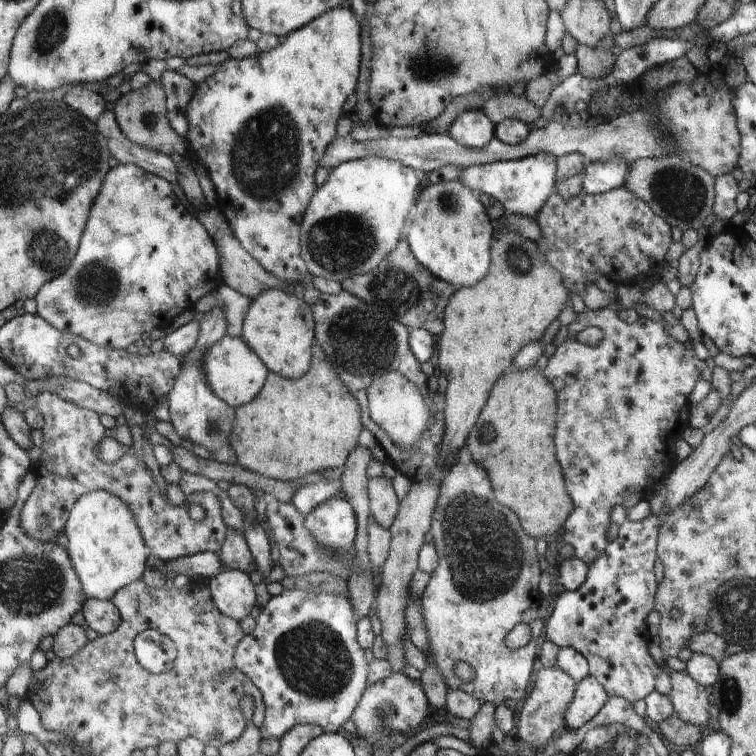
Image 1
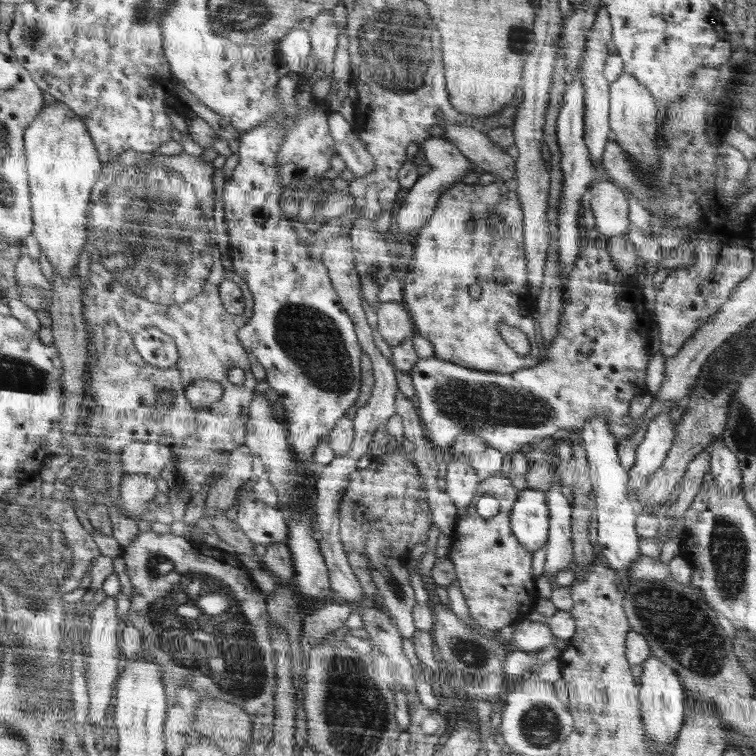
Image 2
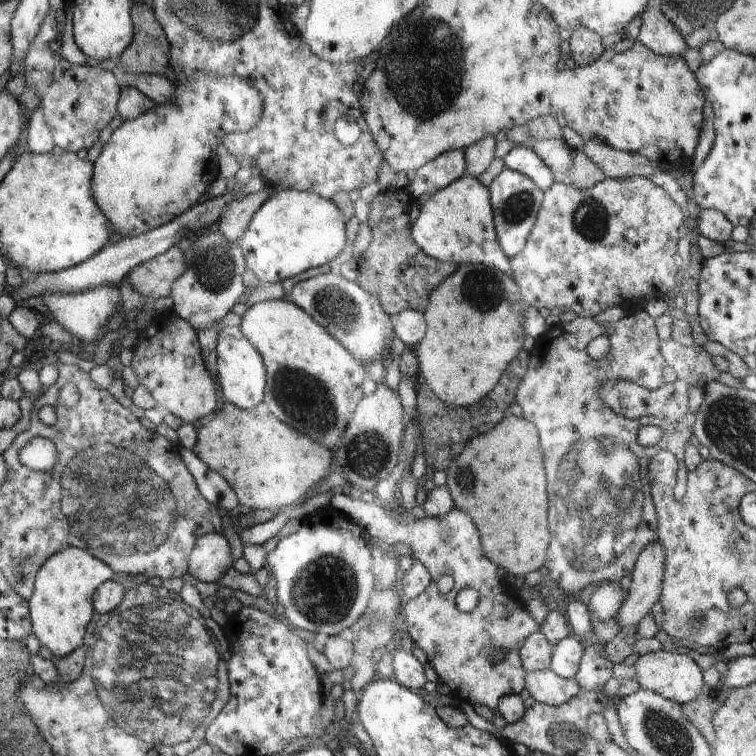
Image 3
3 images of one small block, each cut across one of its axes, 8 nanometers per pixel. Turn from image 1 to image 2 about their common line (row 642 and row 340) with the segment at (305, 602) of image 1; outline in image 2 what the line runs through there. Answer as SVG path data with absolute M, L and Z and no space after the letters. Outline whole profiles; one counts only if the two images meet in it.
M272 119L246 131L239 138L237 154L240 161L223 188L224 218L230 236L230 254L248 254L232 256L232 262L234 272L247 282L254 302L253 316L238 330L238 340L247 354L249 351L262 365L270 388L278 392L286 413L285 426L289 428L290 444L297 452L302 471L308 471L316 478L319 470L314 463L314 450L337 426L337 422L346 416L346 410L354 406L358 398L362 347L352 319L332 286L327 268L321 262L312 260L309 247L300 244L296 232L292 230L292 222L280 208L282 182L278 180L277 156L284 140L285 132Z

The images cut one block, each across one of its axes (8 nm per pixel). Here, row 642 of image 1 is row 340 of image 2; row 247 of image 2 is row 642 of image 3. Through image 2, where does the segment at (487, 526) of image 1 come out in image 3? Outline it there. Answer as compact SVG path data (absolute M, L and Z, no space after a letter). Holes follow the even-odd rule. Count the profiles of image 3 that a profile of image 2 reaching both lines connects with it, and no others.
M339 490L332 496L330 506L346 512L346 516L354 516L372 538L393 546L408 544L414 560L428 569L431 576L428 588L403 605L403 628L414 644L424 648L439 682L452 688L451 695L471 705L484 704L493 711L505 696L525 695L526 670L521 663L521 646L532 632L539 630L538 624L532 622L525 597L522 602L522 596L520 600L512 596L512 588L504 582L504 570L480 554L480 536L470 516L452 510L440 518L425 516L419 519L387 510L376 502L352 499ZM442 576L454 580L454 586L448 592L438 589L438 580ZM468 587L478 592L479 602L472 612L464 613L456 608L454 599L459 590Z

